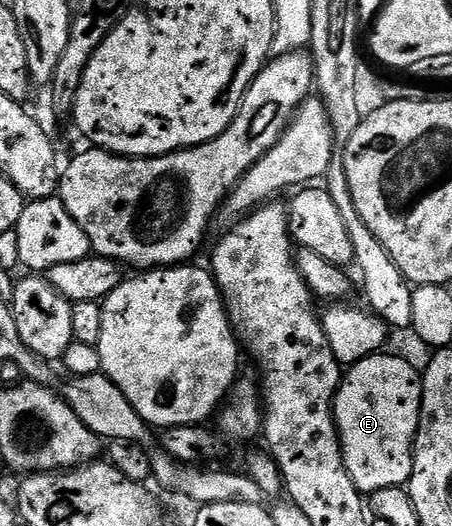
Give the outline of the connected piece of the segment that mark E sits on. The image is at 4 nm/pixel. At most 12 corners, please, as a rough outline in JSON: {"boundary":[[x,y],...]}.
{"boundary":[[369,355],[334,397],[344,465],[363,493],[406,487],[420,371]]}

